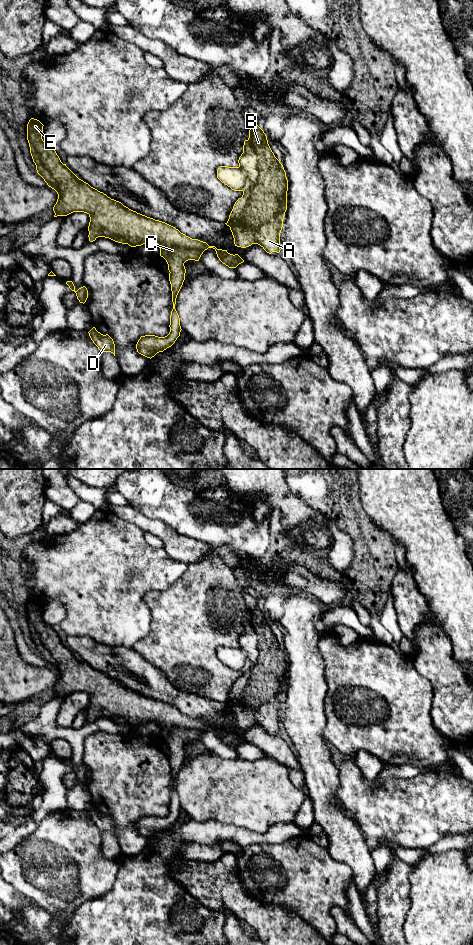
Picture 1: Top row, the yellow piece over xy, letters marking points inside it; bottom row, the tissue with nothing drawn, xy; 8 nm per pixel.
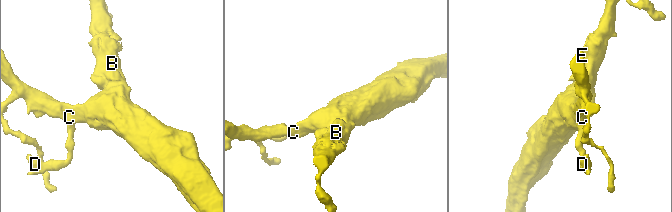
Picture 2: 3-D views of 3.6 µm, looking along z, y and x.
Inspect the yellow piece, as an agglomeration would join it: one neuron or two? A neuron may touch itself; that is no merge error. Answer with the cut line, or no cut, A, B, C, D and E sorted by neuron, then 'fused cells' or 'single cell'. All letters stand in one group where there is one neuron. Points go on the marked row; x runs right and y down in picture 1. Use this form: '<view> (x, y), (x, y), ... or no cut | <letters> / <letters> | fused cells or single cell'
no cut | A B C D E | single cell

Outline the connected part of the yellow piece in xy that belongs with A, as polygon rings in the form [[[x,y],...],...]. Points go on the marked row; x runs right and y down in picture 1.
[[[250,119],[249,138],[244,141],[243,153],[239,157],[238,167],[220,166],[217,169],[217,178],[234,191],[242,191],[243,195],[239,198],[225,223],[230,227],[237,247],[246,248],[252,244],[260,245],[267,253],[280,252],[280,233],[283,227],[283,219],[287,210],[287,191],[288,180],[283,165],[272,152],[267,136],[264,131]]]

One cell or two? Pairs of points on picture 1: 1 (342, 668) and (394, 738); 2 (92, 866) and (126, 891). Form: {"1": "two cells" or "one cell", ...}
{"1": "one cell", "2": "two cells"}

